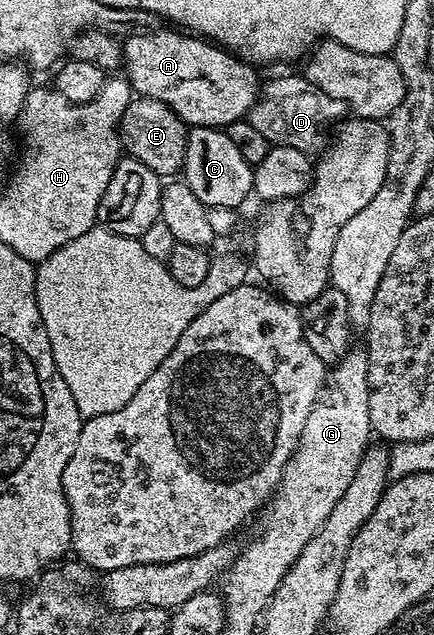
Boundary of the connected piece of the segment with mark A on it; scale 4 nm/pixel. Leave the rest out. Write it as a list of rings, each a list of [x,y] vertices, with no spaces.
[[[161,26],[155,32],[143,32],[137,36],[127,37],[123,41],[124,63],[123,71],[127,81],[132,85],[133,93],[150,98],[158,98],[158,102],[166,102],[184,119],[185,124],[197,128],[227,129],[236,120],[247,117],[248,111],[260,96],[262,79],[255,67],[247,60],[233,56],[231,51],[225,50],[207,39],[196,34],[185,34],[180,30],[167,32],[167,27]]]

